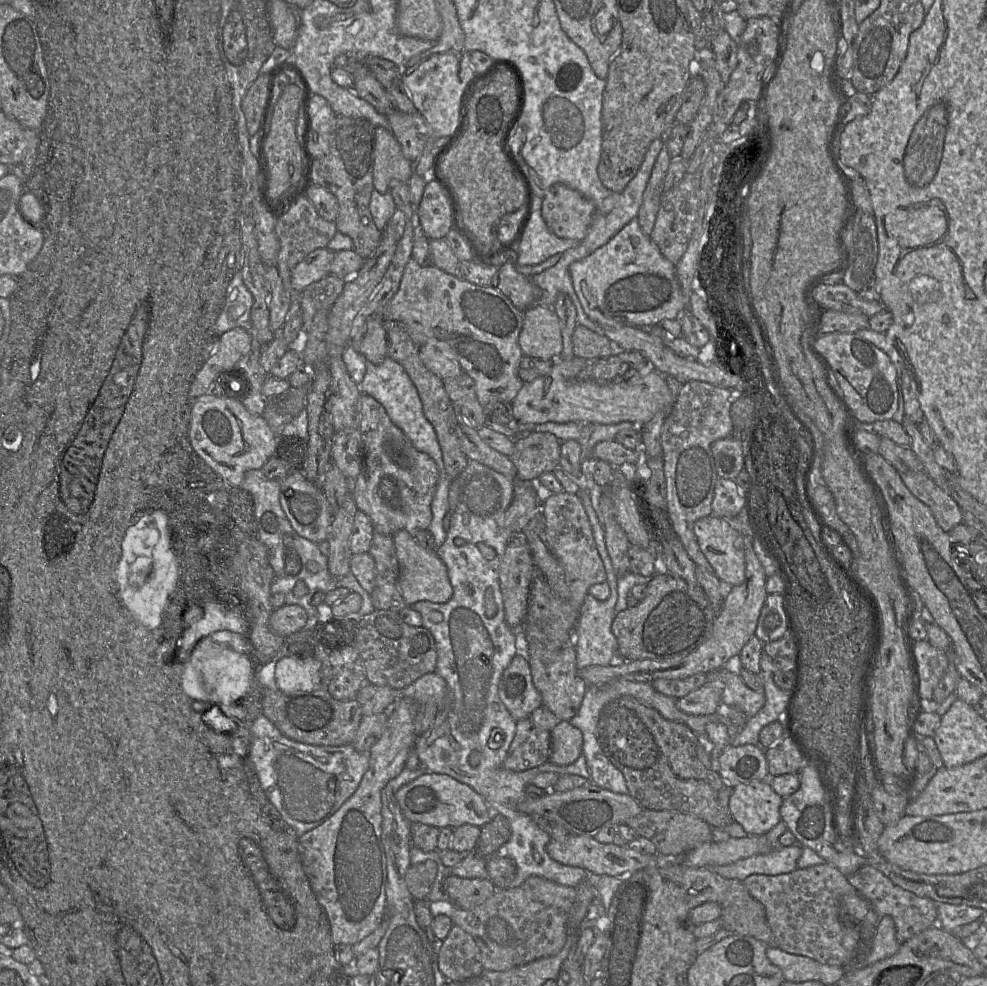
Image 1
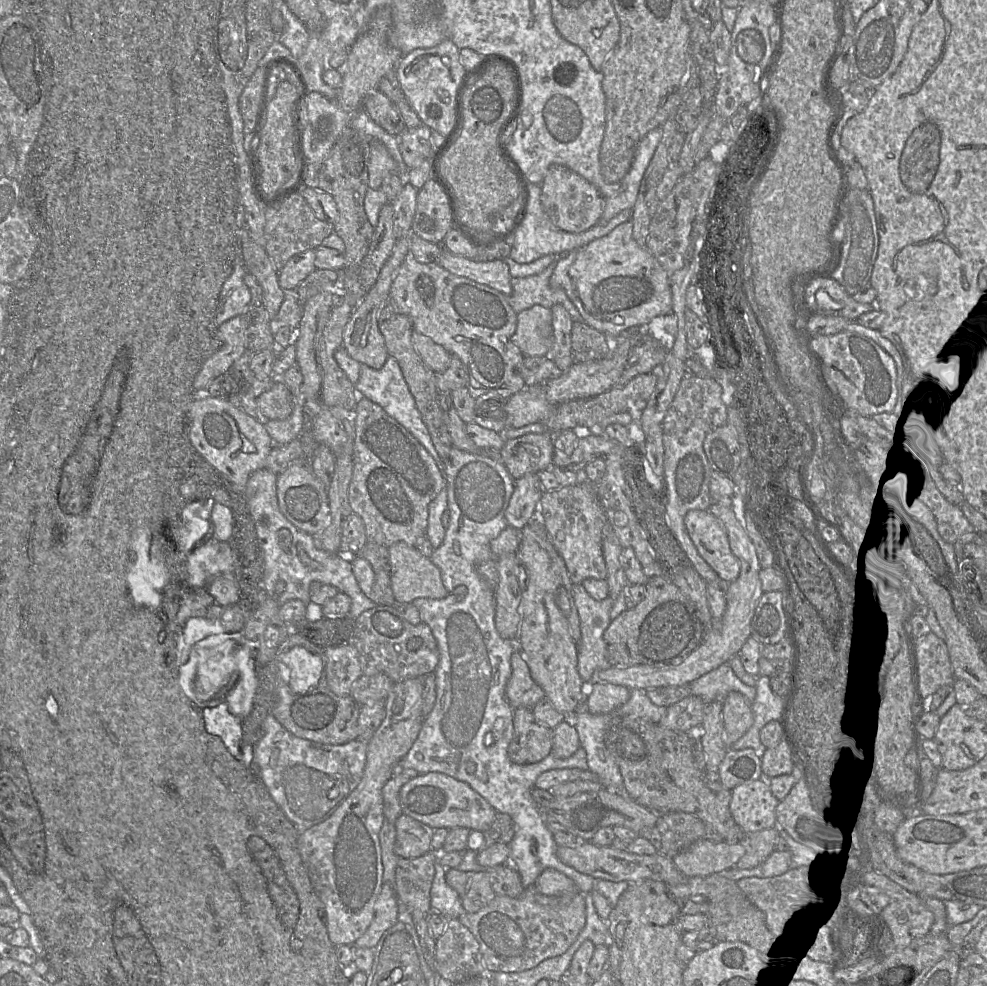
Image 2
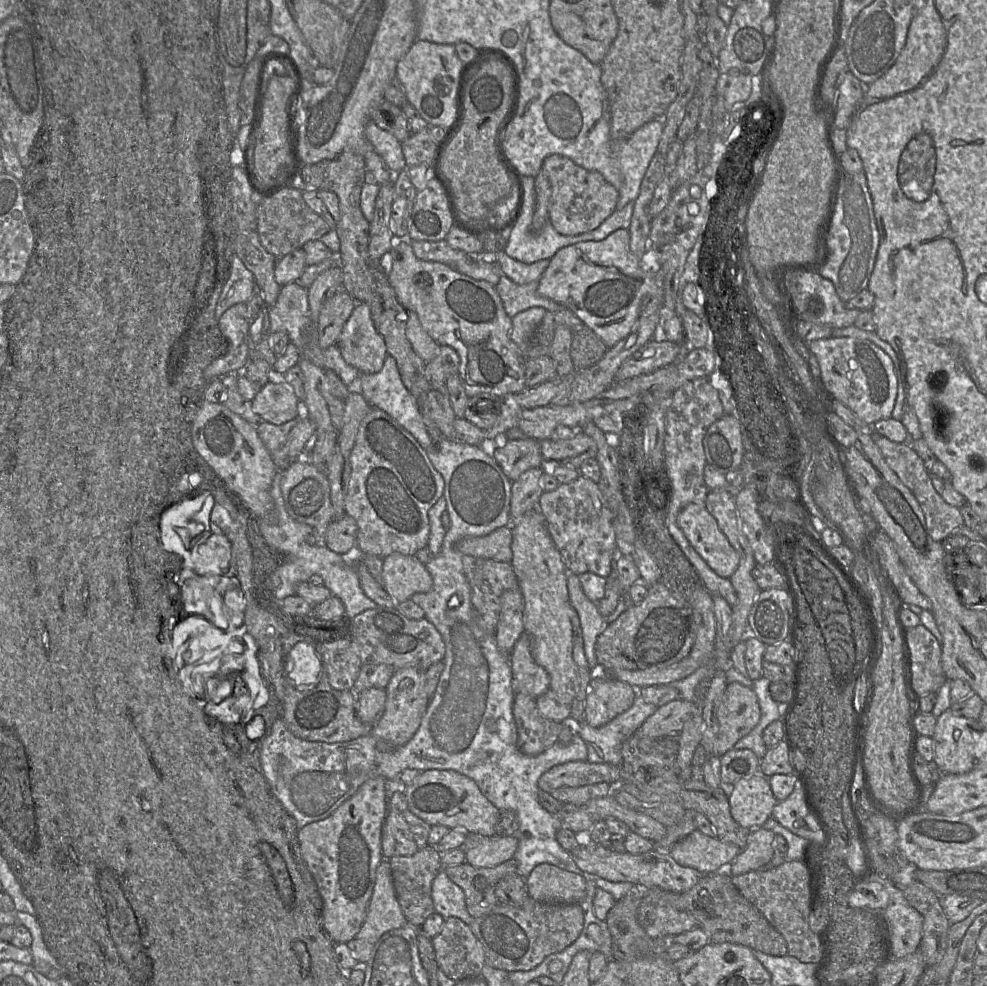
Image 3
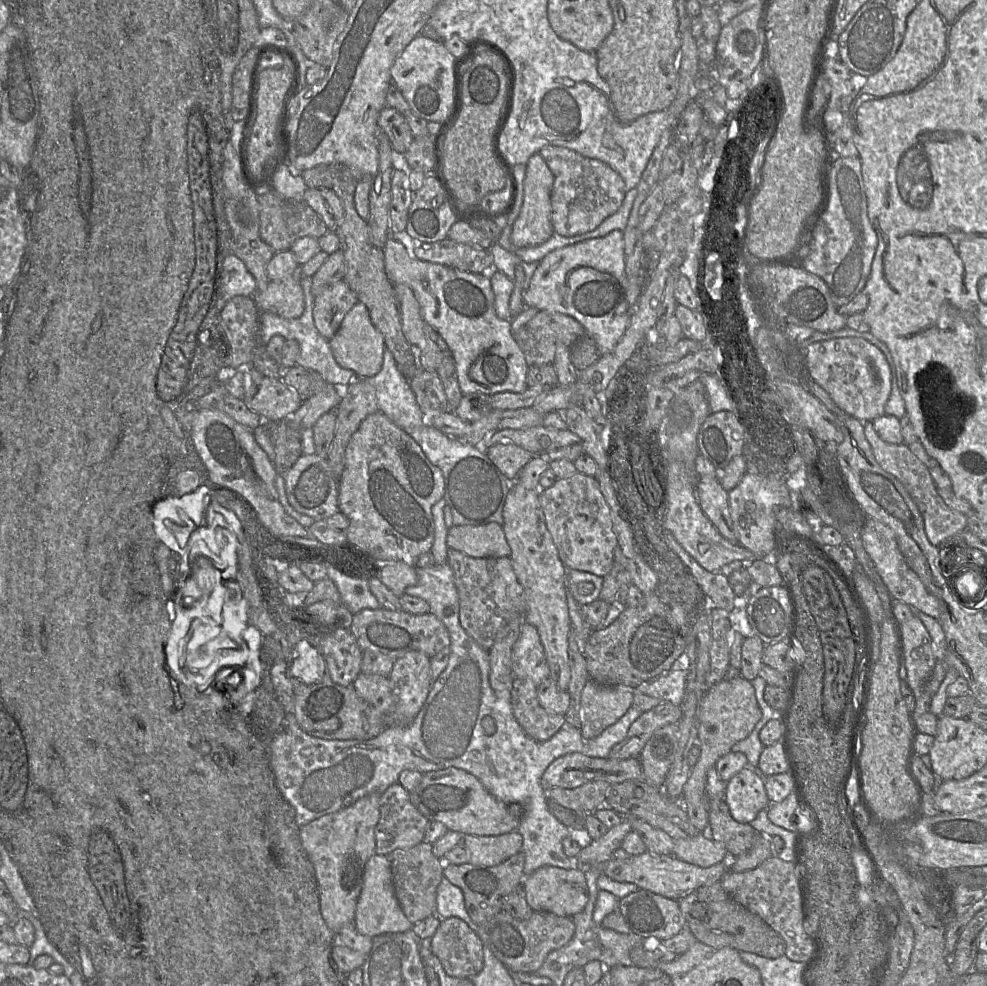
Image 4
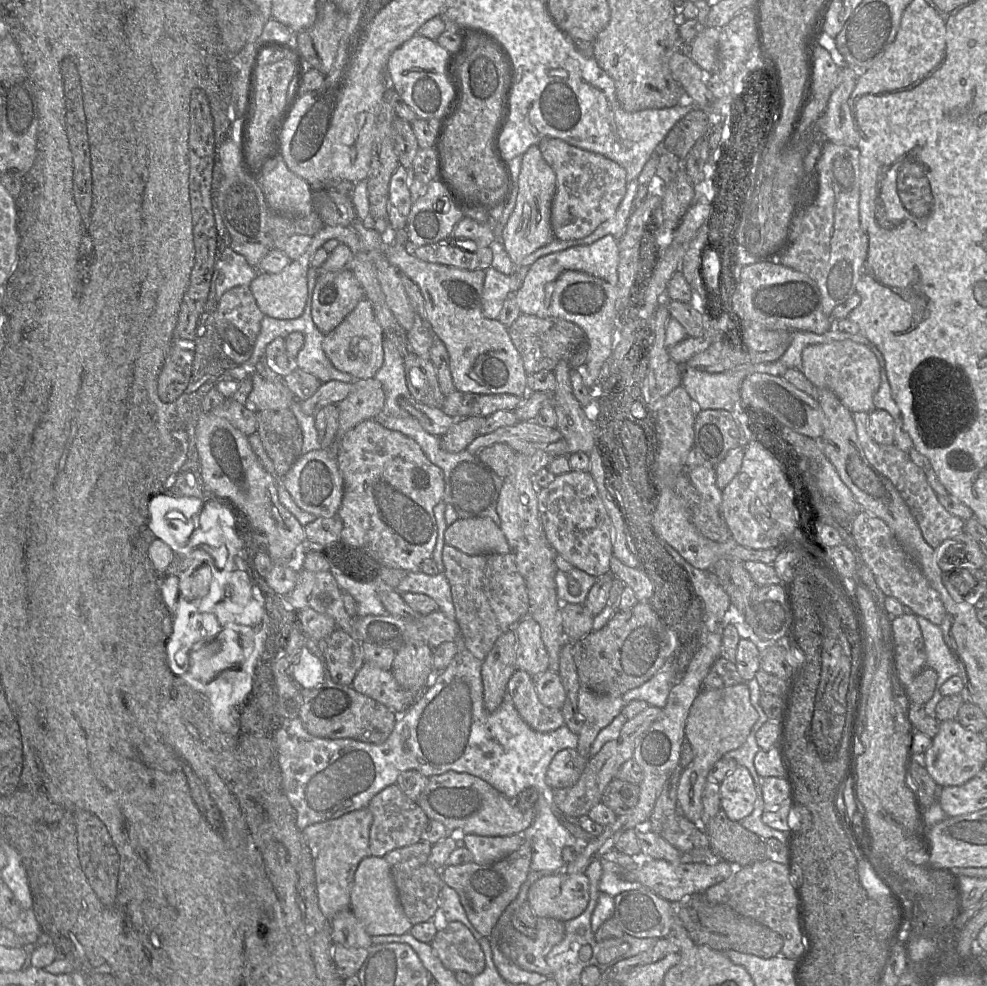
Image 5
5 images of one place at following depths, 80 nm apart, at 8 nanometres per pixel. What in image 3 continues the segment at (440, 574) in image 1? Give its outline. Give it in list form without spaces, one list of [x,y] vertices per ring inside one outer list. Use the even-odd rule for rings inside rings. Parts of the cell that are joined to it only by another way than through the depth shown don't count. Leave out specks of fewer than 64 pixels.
[[[392,553],[383,560],[383,586],[397,603],[401,603],[416,593],[430,591],[433,580],[416,555]]]

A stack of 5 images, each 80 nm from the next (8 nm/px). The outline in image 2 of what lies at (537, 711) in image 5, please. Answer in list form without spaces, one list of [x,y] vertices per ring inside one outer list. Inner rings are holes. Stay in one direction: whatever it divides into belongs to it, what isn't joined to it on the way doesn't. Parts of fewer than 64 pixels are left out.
[[[531,708],[513,710],[513,738],[508,756],[513,763],[533,764],[547,757],[553,746],[553,729],[539,723]]]

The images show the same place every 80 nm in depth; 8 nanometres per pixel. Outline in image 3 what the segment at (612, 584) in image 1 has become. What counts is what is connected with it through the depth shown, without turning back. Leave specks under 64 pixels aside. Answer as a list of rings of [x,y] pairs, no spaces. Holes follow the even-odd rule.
[[[568,571],[567,589],[570,604],[579,616],[583,646],[589,668],[596,671],[595,674],[597,674],[600,670],[595,655],[595,643],[597,637],[609,625],[607,617],[602,616],[598,611],[597,604],[585,595],[578,575]]]

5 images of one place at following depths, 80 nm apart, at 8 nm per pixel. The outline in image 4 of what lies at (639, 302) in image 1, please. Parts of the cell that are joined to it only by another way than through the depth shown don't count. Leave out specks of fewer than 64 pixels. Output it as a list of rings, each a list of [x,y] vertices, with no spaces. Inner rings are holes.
[[[614,230],[604,237],[594,238],[585,240],[573,245],[569,245],[563,248],[555,249],[554,251],[548,253],[537,265],[537,268],[533,274],[530,281],[530,285],[527,290],[523,293],[523,300],[526,307],[533,307],[539,311],[547,310],[551,312],[558,312],[562,314],[569,315],[576,319],[585,329],[586,334],[592,336],[599,348],[600,354],[604,355],[611,352],[616,344],[620,341],[624,333],[626,332],[629,324],[634,307],[642,294],[647,281],[649,279],[649,274],[644,273],[644,268],[642,267],[642,275],[639,278],[629,278],[625,272],[625,253],[624,253],[624,233],[620,230]]]

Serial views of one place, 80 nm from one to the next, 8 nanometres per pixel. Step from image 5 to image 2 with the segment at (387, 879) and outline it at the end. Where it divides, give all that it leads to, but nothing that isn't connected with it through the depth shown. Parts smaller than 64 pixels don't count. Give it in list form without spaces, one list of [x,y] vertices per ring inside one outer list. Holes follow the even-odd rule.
[[[384,882],[374,904],[374,918],[354,947],[373,949],[383,933],[398,921],[398,899],[393,884]]]

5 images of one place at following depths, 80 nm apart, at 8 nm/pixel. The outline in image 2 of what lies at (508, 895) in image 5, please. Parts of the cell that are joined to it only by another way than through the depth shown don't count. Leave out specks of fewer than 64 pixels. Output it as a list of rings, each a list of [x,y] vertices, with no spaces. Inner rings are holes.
[[[447,869],[446,882],[458,893],[466,913],[478,912],[496,896],[491,887],[489,869],[480,872]]]

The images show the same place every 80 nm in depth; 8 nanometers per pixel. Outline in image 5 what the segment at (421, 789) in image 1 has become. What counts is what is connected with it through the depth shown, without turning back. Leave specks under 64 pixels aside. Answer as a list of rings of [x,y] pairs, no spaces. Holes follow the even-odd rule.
[[[447,771],[428,778],[428,784],[415,802],[429,820],[441,822],[448,831],[462,829],[499,835],[516,834],[527,829],[535,818],[535,804],[522,809],[516,799],[507,798],[486,781],[469,773]]]

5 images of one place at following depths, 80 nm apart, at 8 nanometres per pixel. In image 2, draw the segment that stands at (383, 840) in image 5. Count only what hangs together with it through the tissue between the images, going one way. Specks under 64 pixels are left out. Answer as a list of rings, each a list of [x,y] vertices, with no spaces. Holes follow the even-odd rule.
[[[402,813],[395,823],[394,852],[400,858],[416,858],[431,850],[434,829]]]

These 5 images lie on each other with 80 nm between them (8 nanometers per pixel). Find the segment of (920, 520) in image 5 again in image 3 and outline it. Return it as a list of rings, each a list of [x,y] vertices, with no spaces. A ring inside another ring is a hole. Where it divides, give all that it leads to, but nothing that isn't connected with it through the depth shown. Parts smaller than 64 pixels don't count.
[[[872,428],[871,435],[888,466],[918,501],[925,517],[928,532],[934,541],[942,542],[954,530],[964,525],[960,509],[946,503],[937,493],[932,484],[931,474],[929,473],[926,464],[909,444],[893,442],[885,436],[875,433]]]

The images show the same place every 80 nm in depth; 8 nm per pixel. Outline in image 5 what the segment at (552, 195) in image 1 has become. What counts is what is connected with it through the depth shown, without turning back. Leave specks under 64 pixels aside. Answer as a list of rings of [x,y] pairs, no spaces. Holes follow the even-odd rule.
[[[543,138],[537,146],[556,174],[550,217],[555,238],[565,241],[584,238],[615,215],[627,190],[623,167],[601,154],[583,150],[558,138]]]

